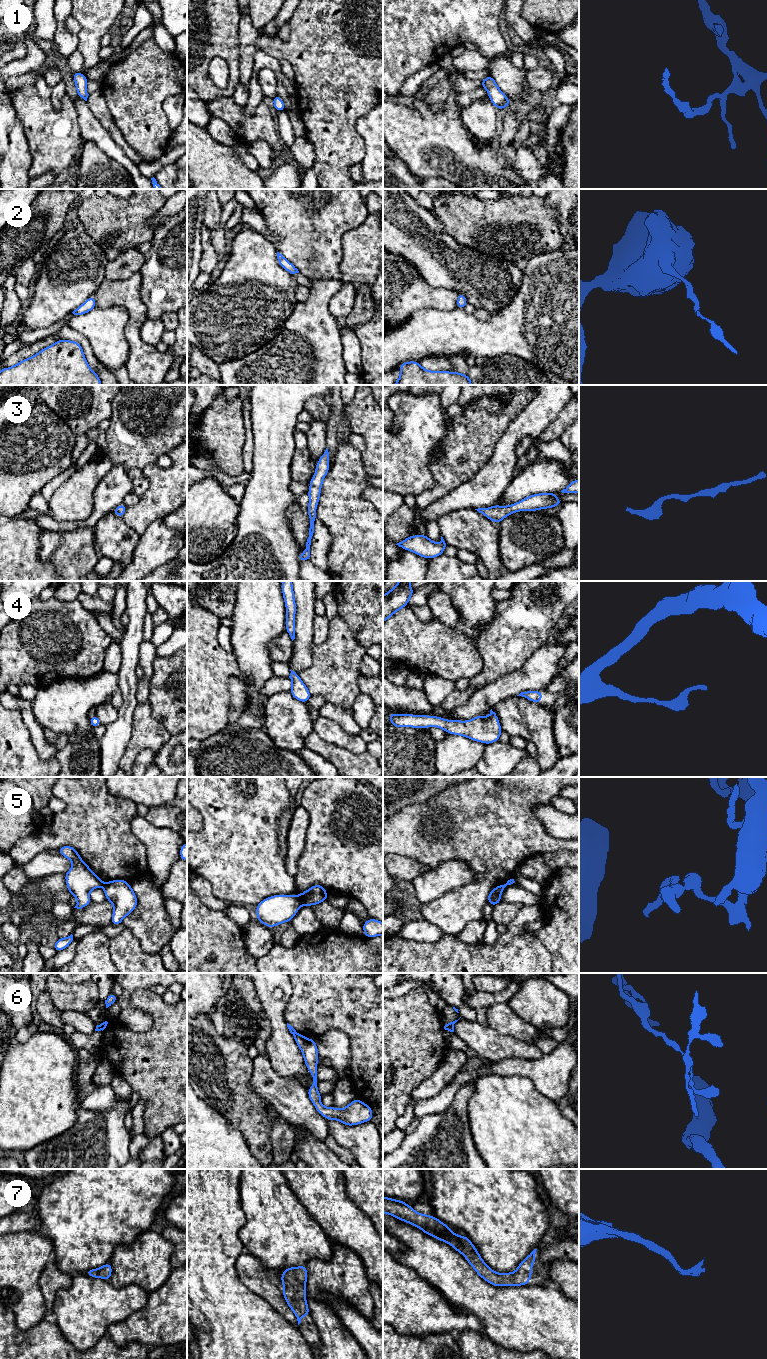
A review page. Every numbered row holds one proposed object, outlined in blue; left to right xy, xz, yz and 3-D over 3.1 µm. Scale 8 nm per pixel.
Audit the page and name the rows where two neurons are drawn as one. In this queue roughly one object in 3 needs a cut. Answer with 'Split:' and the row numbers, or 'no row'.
Split: 5, 6

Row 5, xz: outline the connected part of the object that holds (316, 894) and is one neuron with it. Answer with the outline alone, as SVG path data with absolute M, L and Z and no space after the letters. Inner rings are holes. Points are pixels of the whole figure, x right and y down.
M315 884L307 891L300 893L298 895L298 899L301 905L312 906L327 900L328 895L326 889L323 886Z

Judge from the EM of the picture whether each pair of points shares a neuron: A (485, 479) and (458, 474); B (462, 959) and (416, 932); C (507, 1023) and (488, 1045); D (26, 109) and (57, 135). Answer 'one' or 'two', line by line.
A: two
B: two
C: two
D: one

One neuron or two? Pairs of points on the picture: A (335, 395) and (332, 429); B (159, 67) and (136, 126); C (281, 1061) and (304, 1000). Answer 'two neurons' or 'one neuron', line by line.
A: one neuron
B: one neuron
C: two neurons

